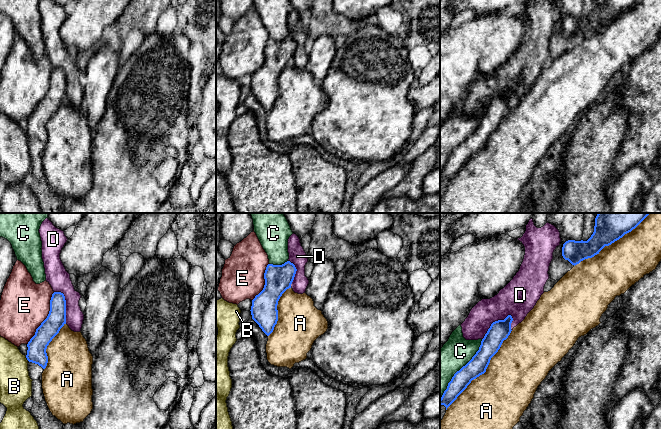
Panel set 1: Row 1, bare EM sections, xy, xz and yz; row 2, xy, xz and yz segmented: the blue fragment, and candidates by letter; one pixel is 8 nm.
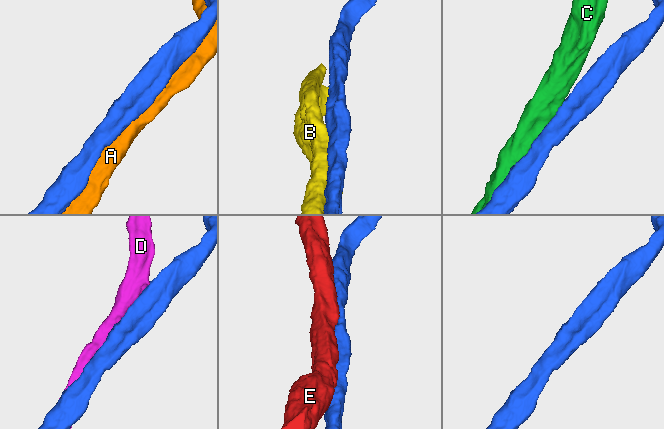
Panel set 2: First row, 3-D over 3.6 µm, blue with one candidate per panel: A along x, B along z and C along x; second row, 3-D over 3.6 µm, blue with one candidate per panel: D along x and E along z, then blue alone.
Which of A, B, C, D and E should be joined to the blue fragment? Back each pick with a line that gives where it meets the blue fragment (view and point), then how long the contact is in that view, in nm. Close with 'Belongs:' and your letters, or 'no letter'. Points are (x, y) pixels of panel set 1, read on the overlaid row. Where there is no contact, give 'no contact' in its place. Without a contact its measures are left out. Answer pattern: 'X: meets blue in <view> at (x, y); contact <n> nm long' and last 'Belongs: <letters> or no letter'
A: meets blue in yz at (484, 372); contact 850 nm long
Belongs: A

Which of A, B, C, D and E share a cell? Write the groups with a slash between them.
A / B / C D / E

